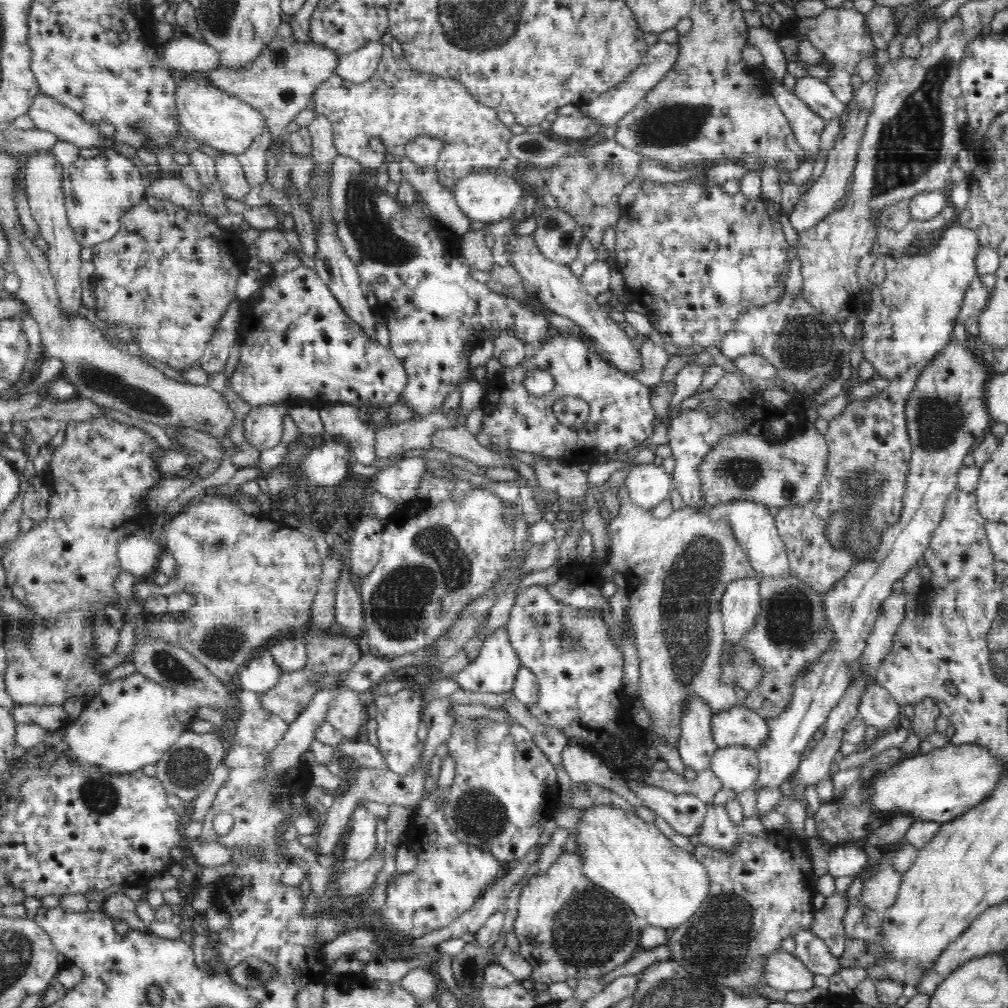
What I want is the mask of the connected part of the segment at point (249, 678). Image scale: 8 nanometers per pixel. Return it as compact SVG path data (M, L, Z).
M266 650L252 657L240 670L238 678L242 690L262 693L274 688L282 674L282 669L276 664L274 656Z

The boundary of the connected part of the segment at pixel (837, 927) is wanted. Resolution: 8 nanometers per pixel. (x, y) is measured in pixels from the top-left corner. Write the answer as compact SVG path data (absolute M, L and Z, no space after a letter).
M834 893L827 898L822 910L815 912L815 918L810 926L812 934L824 940L830 953L834 956L845 954L847 940L844 939L846 932L843 919L848 910L849 900L844 893Z

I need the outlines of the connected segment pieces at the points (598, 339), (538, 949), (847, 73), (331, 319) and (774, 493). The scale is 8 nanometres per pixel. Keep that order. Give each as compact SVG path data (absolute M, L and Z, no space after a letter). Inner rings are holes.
M532 235L512 238L510 240L510 253L512 253L510 264L516 267L521 278L528 282L528 288L534 291L535 296L550 311L560 316L566 316L578 324L590 339L604 349L611 364L615 365L617 369L624 373L642 370L641 353L634 347L635 339L629 338L626 331L620 328L620 324L608 315L608 310L605 310L603 304L598 304L595 297L583 289L579 276L576 276L568 268L568 265L546 258L539 251Z
M562 853L546 873L537 873L522 887L518 906L518 918L514 933L520 941L520 956L532 966L530 979L552 984L568 978L601 978L620 966L641 950L642 924L635 913L616 896L592 883L583 873L582 857L575 853Z
M826 7L818 16L799 18L795 23L790 21L790 25L798 32L792 36L797 36L799 41L800 36L804 36L808 42L812 42L818 52L822 53L824 62L819 66L828 70L826 83L834 91L835 97L847 105L855 94L852 75L856 72L856 66L870 54L874 55L877 52L865 14L856 11L855 8Z
M304 264L299 265L297 268L284 272L280 275L270 274L266 278L266 283L263 284L262 290L259 292L257 299L248 302L242 302L241 308L244 312L244 318L240 321L239 330L237 336L241 337L239 344L240 356L236 366L236 370L233 372L229 384L231 389L238 396L242 397L246 403L252 408L260 408L266 405L276 404L307 404L314 408L315 405L312 402L348 402L348 405L354 407L386 407L395 404L399 400L400 394L404 392L406 388L408 377L402 361L393 355L393 352L378 341L372 340L372 337L368 337L368 333L364 332L364 329L360 328L341 307L339 300L332 294L332 291L326 286L326 283L320 279L317 270L313 267L306 267Z
M807 423L806 428L803 429L797 435L790 437L785 443L770 444L766 440L763 440L760 436L751 436L750 434L728 434L726 438L720 440L720 444L716 444L711 448L712 452L708 452L708 456L704 458L704 464L698 466L698 476L700 476L700 492L703 492L703 499L705 504L716 507L718 504L724 504L724 502L730 502L730 500L751 500L752 502L758 502L768 507L776 506L781 508L794 508L796 506L802 506L807 503L817 492L826 473L828 465L829 450L828 443L826 443L825 436L823 436L816 428L815 424Z

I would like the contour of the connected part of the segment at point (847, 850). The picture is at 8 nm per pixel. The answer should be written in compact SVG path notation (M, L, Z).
M847 844L829 850L828 872L834 879L858 876L865 868L868 868L868 855L864 849Z

